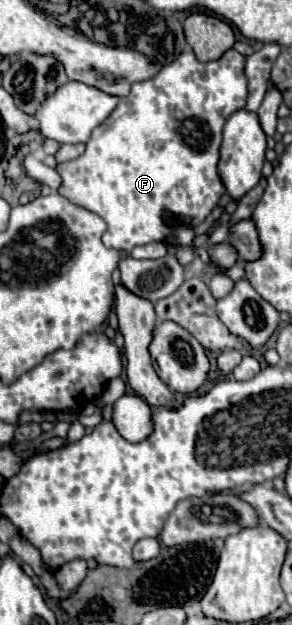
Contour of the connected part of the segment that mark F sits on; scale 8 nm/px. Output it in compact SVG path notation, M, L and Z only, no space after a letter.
M191 49L183 51L173 63L169 63L167 67L163 67L153 79L149 81L143 81L143 83L135 83L135 87L131 87L131 93L127 97L121 97L115 111L107 117L107 121L103 125L99 125L91 139L87 141L87 149L85 153L75 159L75 161L69 161L69 163L59 163L57 167L57 173L63 177L63 185L59 189L59 193L63 197L67 197L69 201L73 201L75 205L81 205L97 215L103 217L103 221L107 223L107 231L103 235L103 243L107 247L113 247L113 249L119 249L119 251L131 251L133 247L137 245L147 245L147 243L153 243L153 241L163 241L173 229L171 229L171 221L165 221L163 219L163 211L171 211L173 215L185 215L185 217L193 217L193 225L201 223L219 203L219 197L225 193L225 187L217 175L217 161L219 161L219 145L221 145L221 129L227 121L229 115L233 115L235 111L243 109L245 107L245 101L247 101L247 77L243 73L243 67L245 67L245 57L241 53L237 53L235 49L229 49L223 53L223 57L219 57L217 61L209 61L209 63L201 63L197 61L195 53Z

